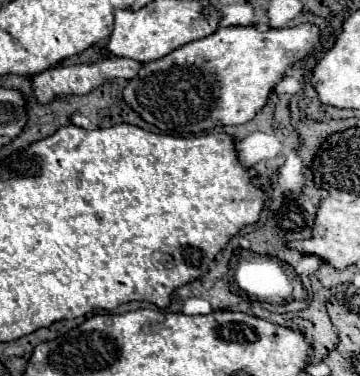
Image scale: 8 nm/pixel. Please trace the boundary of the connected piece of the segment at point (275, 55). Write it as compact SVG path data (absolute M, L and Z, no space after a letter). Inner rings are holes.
M306 22L306 24L298 24L298 26L294 26L294 28L284 26L284 28L266 28L266 30L260 30L260 28L256 28L256 26L226 26L226 28L218 30L218 34L210 34L210 38L200 38L198 42L188 42L186 46L180 46L178 50L172 50L170 54L166 54L166 56L160 58L160 60L146 62L146 64L142 66L142 70L128 82L128 86L126 86L126 90L124 90L124 100L126 100L146 122L150 122L150 124L154 124L156 128L160 128L162 132L174 134L174 136L200 134L200 132L212 128L214 124L224 124L224 126L244 124L244 122L248 122L248 120L252 120L252 118L264 108L264 104L268 102L270 92L272 92L274 86L284 78L286 70L288 70L292 64L296 64L298 60L302 60L304 56L308 56L308 54L316 48L318 40L320 40L320 28L318 28L316 24L308 24L308 22Z

